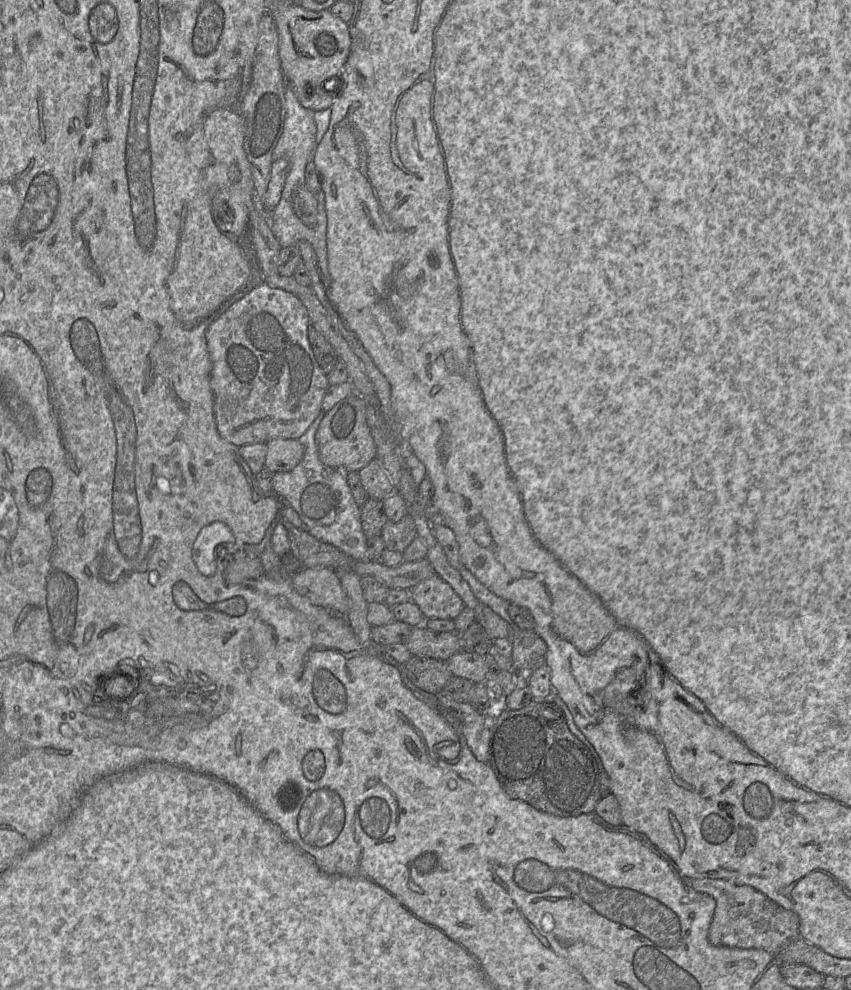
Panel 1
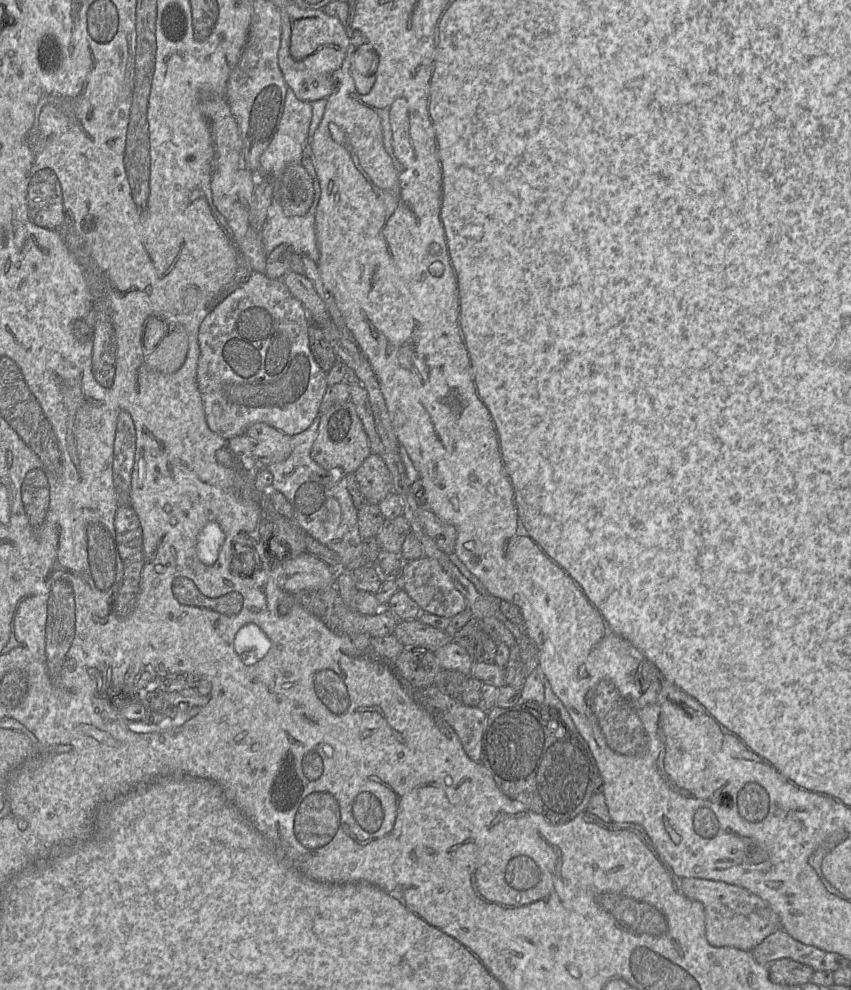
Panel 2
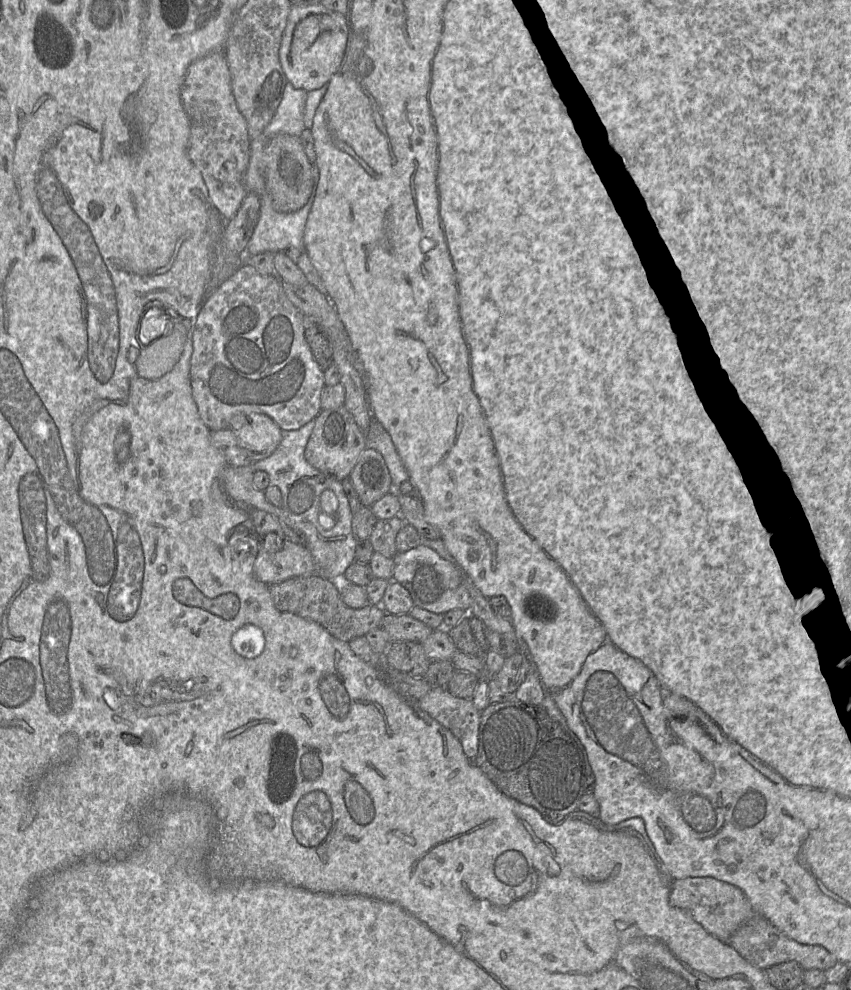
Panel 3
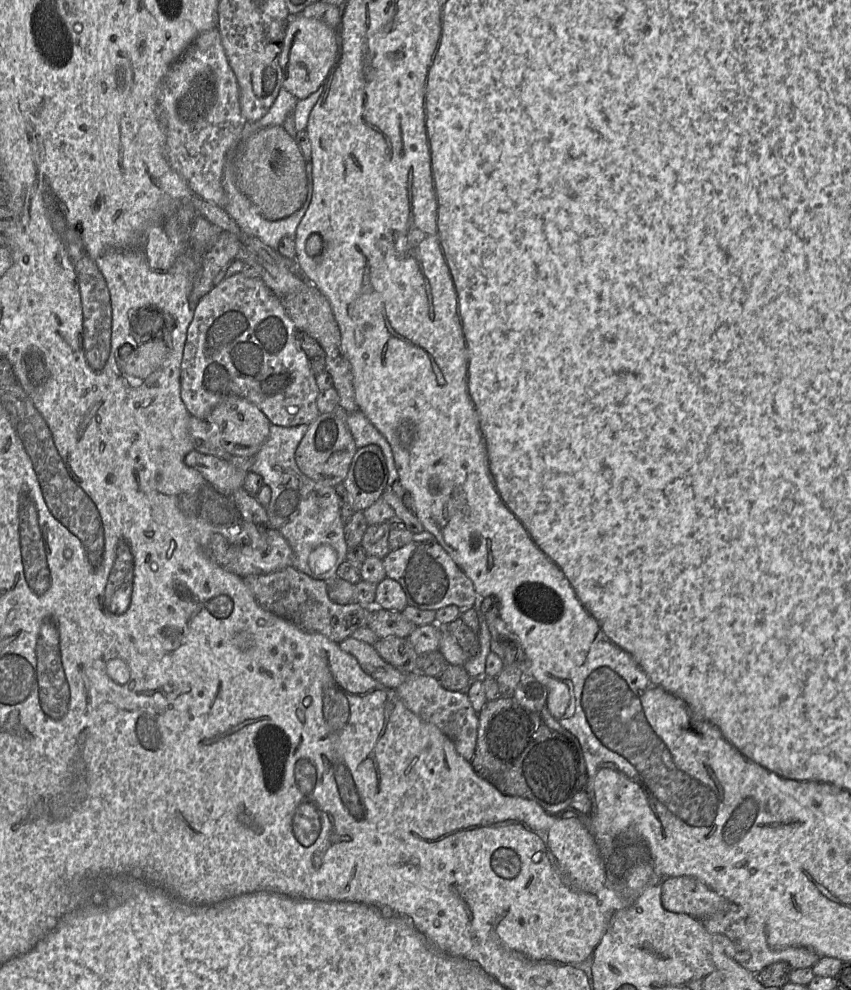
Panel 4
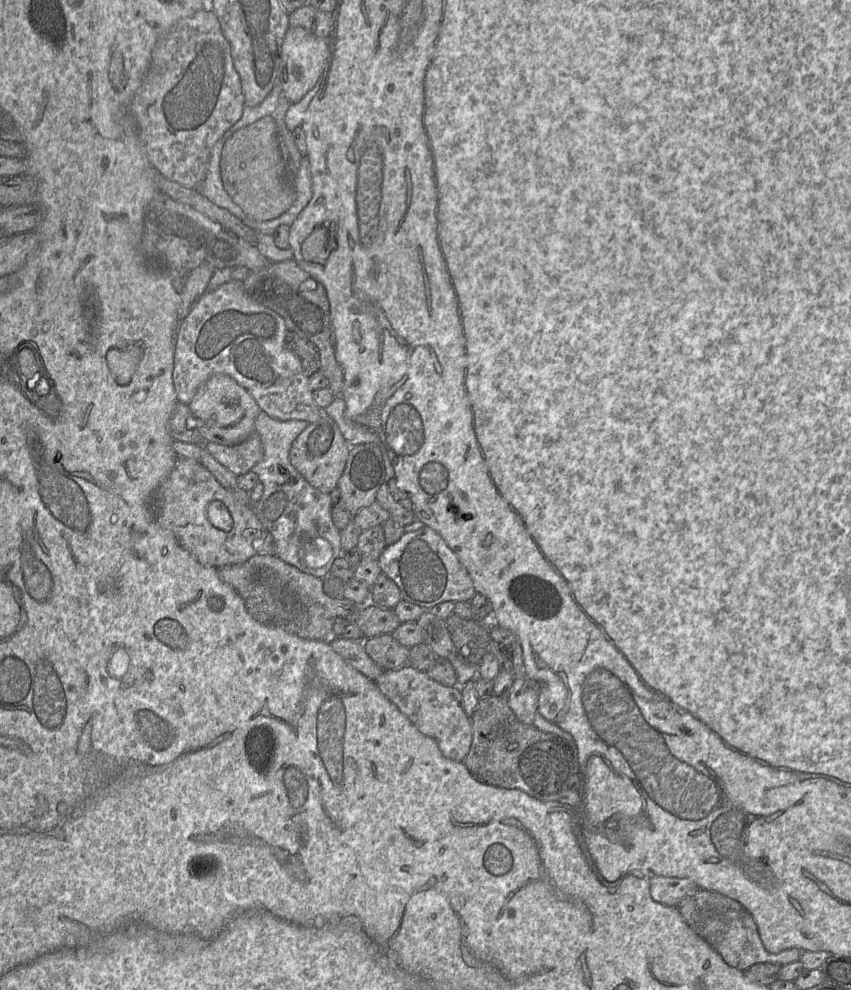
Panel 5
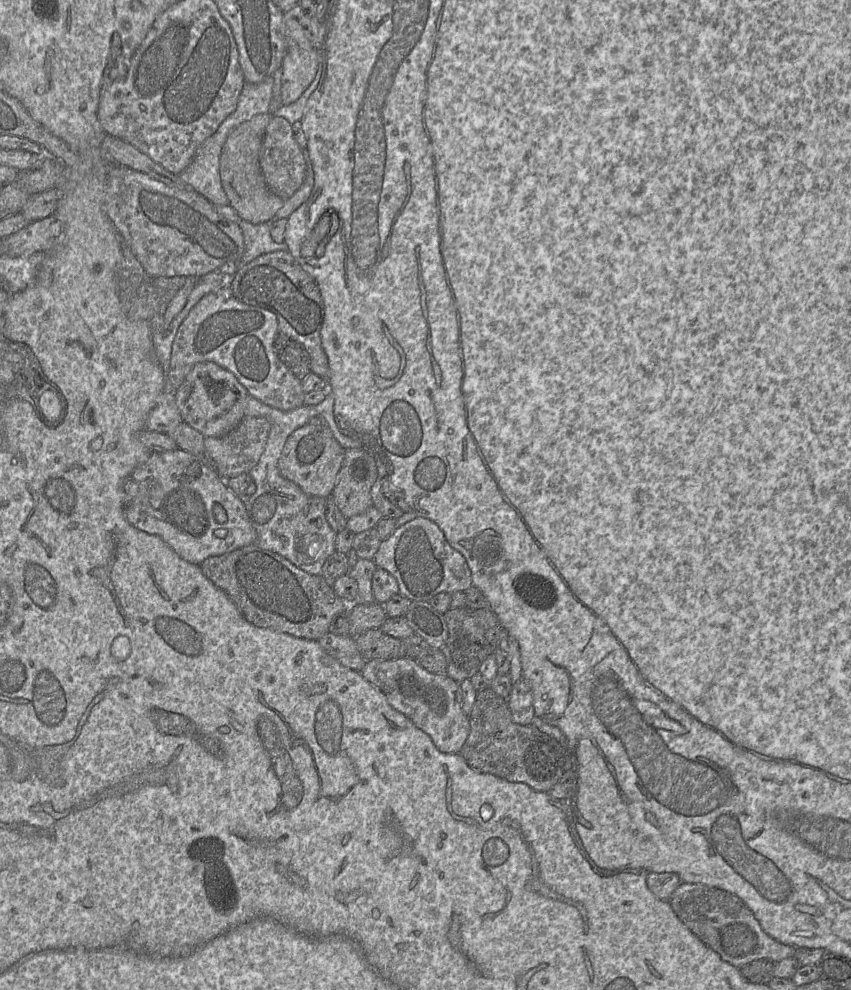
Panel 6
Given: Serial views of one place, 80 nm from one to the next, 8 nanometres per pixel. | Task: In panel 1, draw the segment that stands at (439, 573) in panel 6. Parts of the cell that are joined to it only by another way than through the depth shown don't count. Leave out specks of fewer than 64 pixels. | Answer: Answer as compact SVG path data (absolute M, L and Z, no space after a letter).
M437 574L419 582L409 591L411 600L425 618L453 620L464 608L460 596Z

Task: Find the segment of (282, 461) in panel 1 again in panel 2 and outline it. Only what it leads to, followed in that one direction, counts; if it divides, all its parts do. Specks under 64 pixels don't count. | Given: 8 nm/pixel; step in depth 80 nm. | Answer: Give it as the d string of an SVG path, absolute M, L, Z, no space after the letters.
M266 423L252 424L245 435L253 442L253 456L259 467L282 462L291 453L291 437Z

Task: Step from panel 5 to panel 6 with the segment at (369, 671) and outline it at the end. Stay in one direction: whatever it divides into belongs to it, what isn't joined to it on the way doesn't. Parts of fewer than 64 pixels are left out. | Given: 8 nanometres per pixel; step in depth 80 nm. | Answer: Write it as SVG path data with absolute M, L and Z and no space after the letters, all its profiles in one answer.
M328 632L317 641L324 651L340 664L360 672L367 661L361 655L354 638Z

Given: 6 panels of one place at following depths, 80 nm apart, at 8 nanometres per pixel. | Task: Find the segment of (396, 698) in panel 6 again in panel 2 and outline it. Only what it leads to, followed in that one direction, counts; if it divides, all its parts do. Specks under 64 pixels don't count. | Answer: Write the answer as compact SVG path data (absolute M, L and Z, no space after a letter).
M460 702L442 712L445 721L458 736L466 755L475 762L481 760L487 712L479 707L470 707Z

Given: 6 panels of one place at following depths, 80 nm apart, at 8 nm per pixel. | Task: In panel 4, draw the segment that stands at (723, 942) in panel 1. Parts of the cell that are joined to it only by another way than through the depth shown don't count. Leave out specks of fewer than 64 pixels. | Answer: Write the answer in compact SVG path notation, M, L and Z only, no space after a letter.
M689 876L664 878L661 902L665 910L685 913L700 921L726 912L730 903L700 880Z

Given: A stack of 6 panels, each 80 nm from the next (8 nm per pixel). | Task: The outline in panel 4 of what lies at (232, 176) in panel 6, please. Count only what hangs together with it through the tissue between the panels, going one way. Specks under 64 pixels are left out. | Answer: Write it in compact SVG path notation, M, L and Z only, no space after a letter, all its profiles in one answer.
M270 126L248 138L233 153L236 185L269 221L286 218L299 210L307 196L306 161L282 126Z

